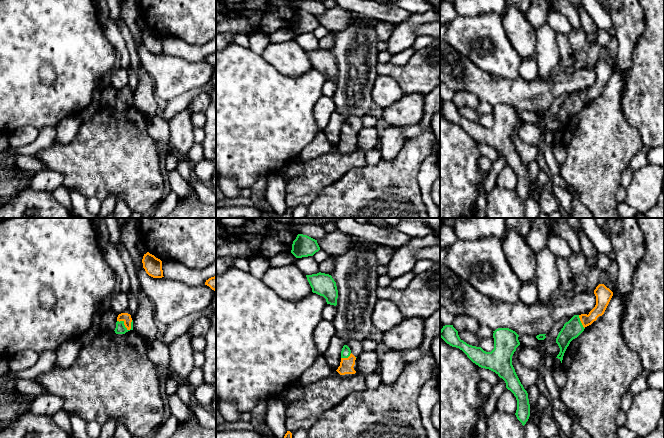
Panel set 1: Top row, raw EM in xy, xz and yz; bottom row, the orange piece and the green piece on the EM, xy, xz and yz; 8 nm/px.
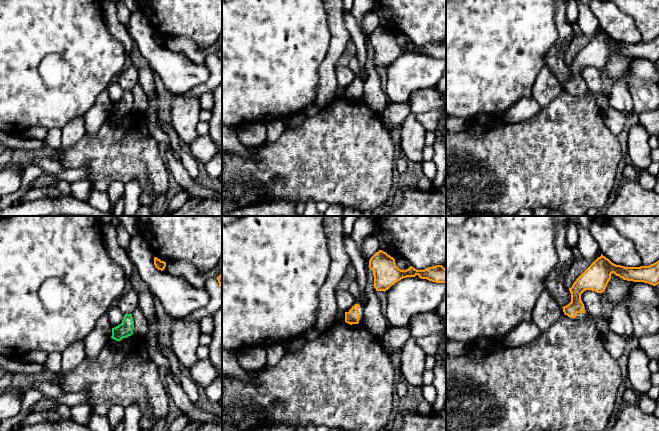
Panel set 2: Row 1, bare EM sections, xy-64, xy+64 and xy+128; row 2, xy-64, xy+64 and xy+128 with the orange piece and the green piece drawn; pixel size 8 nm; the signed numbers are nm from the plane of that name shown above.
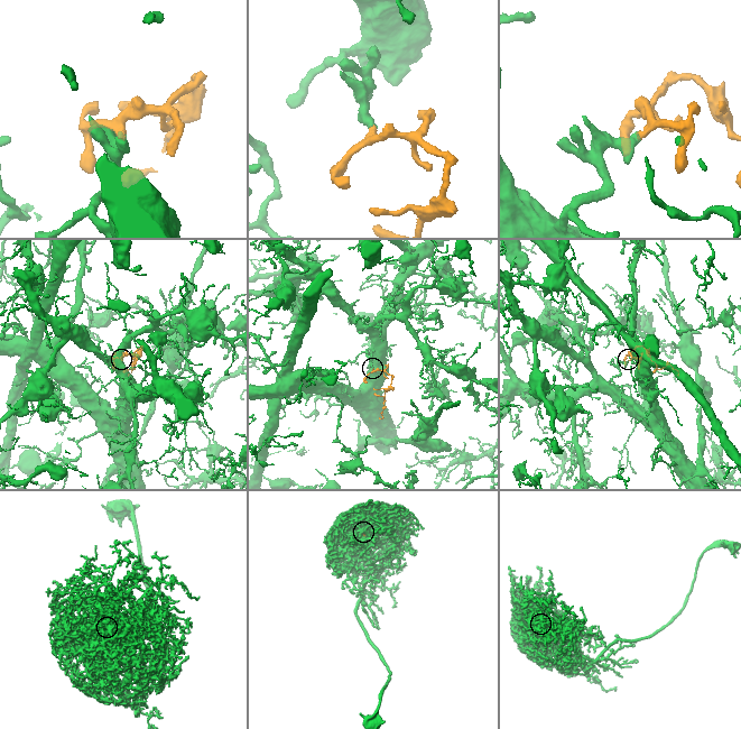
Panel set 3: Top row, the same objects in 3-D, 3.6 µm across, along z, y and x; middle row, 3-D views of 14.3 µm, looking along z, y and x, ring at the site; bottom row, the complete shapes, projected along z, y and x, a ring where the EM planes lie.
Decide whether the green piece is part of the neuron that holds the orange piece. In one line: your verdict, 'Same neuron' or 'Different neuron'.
Different neuron

